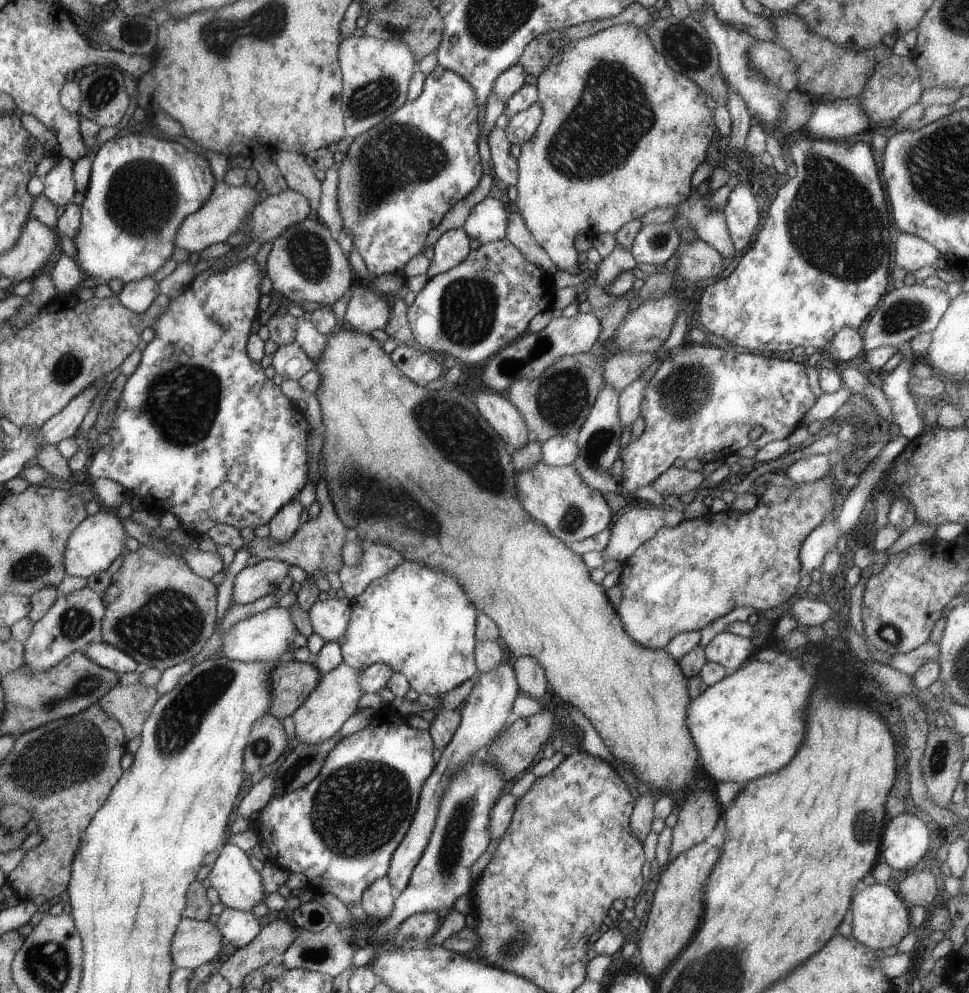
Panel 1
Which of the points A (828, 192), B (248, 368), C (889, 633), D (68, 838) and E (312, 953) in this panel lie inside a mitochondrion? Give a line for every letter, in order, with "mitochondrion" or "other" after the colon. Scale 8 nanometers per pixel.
A: mitochondrion
B: other
C: mitochondrion
D: other
E: mitochondrion

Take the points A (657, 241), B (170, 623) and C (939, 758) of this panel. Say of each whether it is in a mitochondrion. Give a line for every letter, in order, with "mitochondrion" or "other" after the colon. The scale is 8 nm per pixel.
A: mitochondrion
B: mitochondrion
C: mitochondrion

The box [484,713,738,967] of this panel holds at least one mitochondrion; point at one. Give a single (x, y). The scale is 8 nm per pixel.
(514, 944)

